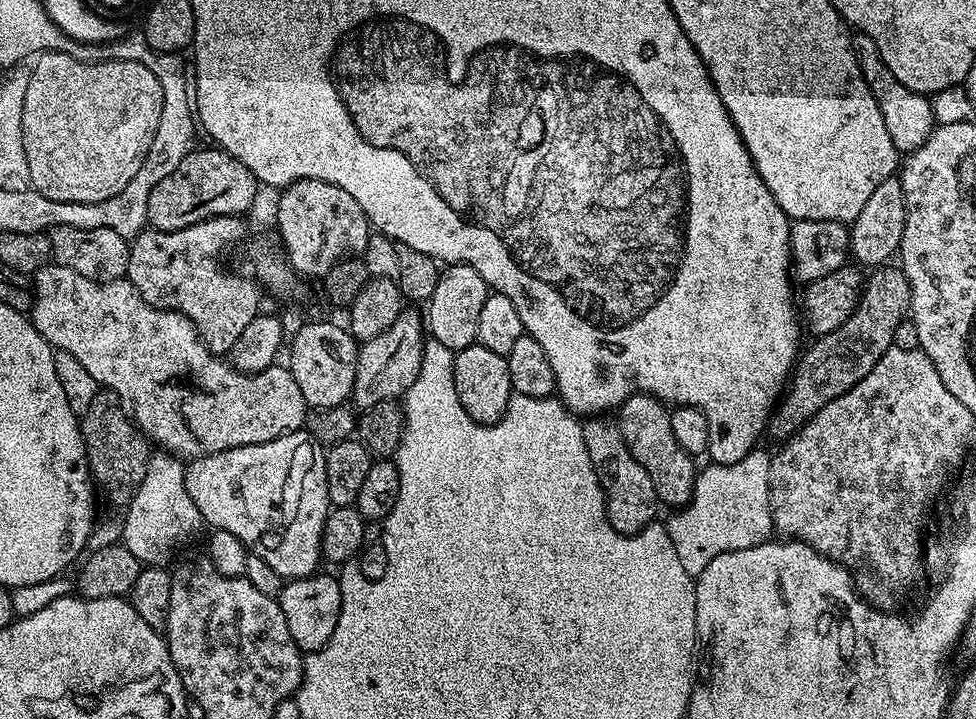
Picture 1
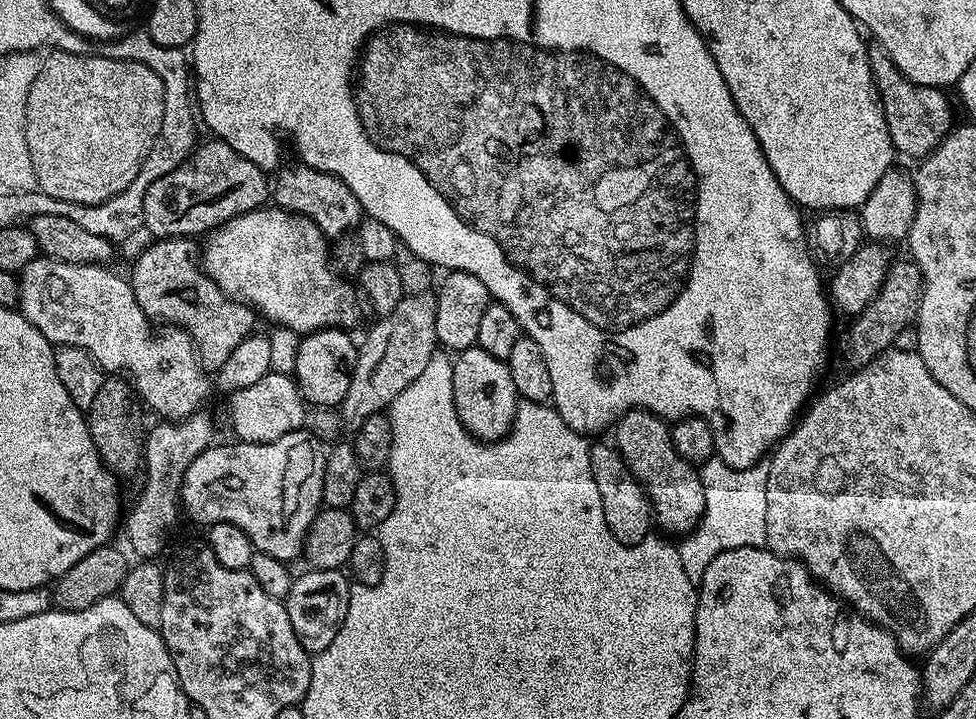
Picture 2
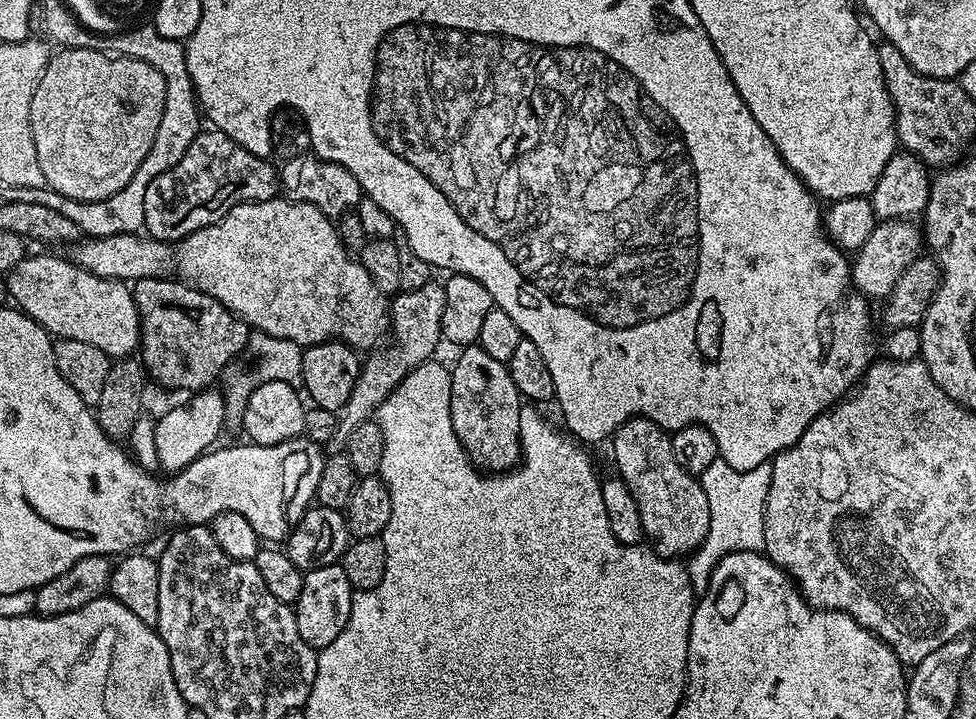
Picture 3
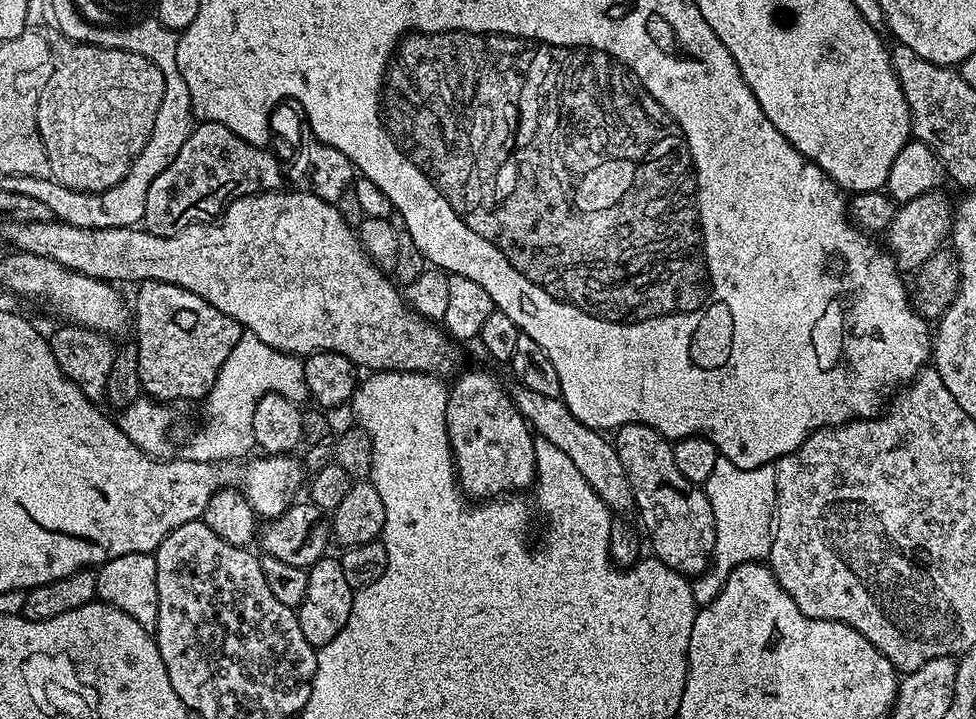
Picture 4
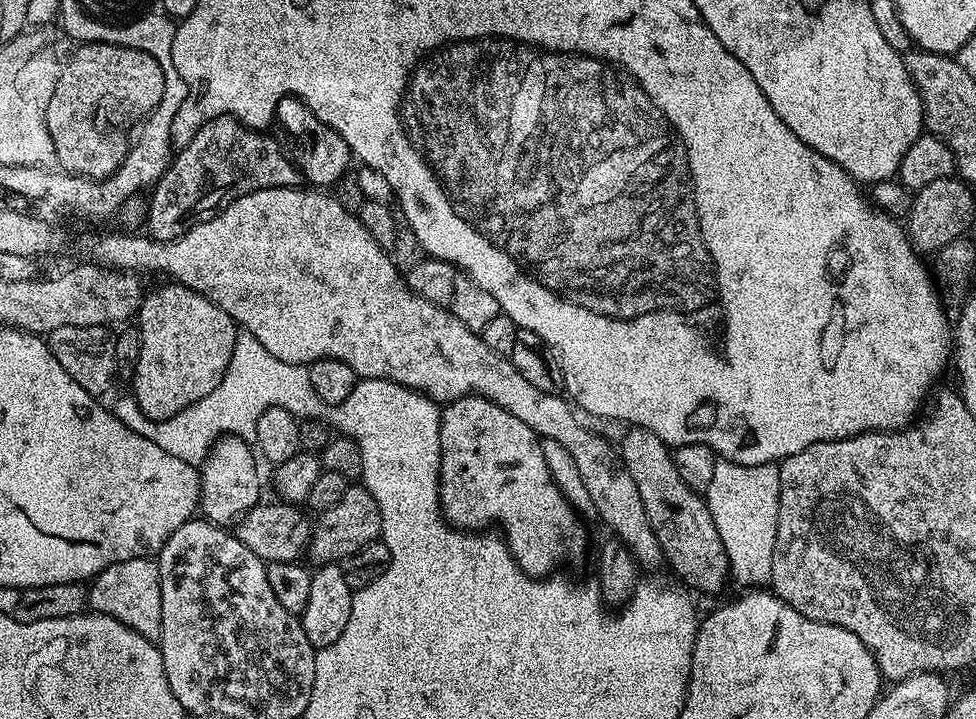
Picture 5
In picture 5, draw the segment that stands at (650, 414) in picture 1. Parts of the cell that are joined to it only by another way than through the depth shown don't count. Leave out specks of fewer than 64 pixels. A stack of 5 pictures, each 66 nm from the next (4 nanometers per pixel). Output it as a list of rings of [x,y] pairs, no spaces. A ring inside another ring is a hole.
[[[635,426],[627,431],[618,440],[618,451],[626,470],[630,470],[630,478],[634,478],[634,486],[638,486],[638,494],[642,494],[642,504],[646,506],[647,517],[666,564],[689,584],[689,589],[718,591],[724,583],[729,583],[730,569],[726,546],[722,546],[722,538],[718,535],[718,526],[714,526],[707,499],[682,482],[682,474],[678,474],[678,466],[674,466],[672,461],[673,453],[669,445],[658,438],[658,434]]]

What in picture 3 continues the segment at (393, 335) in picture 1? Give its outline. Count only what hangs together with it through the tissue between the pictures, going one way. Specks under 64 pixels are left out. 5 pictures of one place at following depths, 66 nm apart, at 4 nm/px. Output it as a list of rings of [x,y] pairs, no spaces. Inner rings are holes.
[[[436,280],[428,281],[418,290],[397,293],[391,299],[389,321],[391,335],[394,334],[395,338],[394,344],[391,350],[382,350],[363,359],[354,390],[346,405],[339,410],[336,430],[322,446],[325,457],[343,455],[348,449],[349,436],[354,428],[371,419],[375,408],[393,392],[410,370],[416,369],[436,354],[438,342],[441,343],[442,340],[440,332],[445,308],[445,288],[443,283]]]

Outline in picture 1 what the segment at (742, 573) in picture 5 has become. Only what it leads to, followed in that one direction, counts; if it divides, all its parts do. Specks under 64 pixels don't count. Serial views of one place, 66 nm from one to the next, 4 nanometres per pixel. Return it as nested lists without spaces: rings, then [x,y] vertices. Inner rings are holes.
[[[753,450],[733,464],[705,463],[696,473],[692,498],[666,520],[670,542],[678,553],[678,562],[693,578],[702,574],[718,554],[758,546],[773,535],[770,502],[769,453]]]

